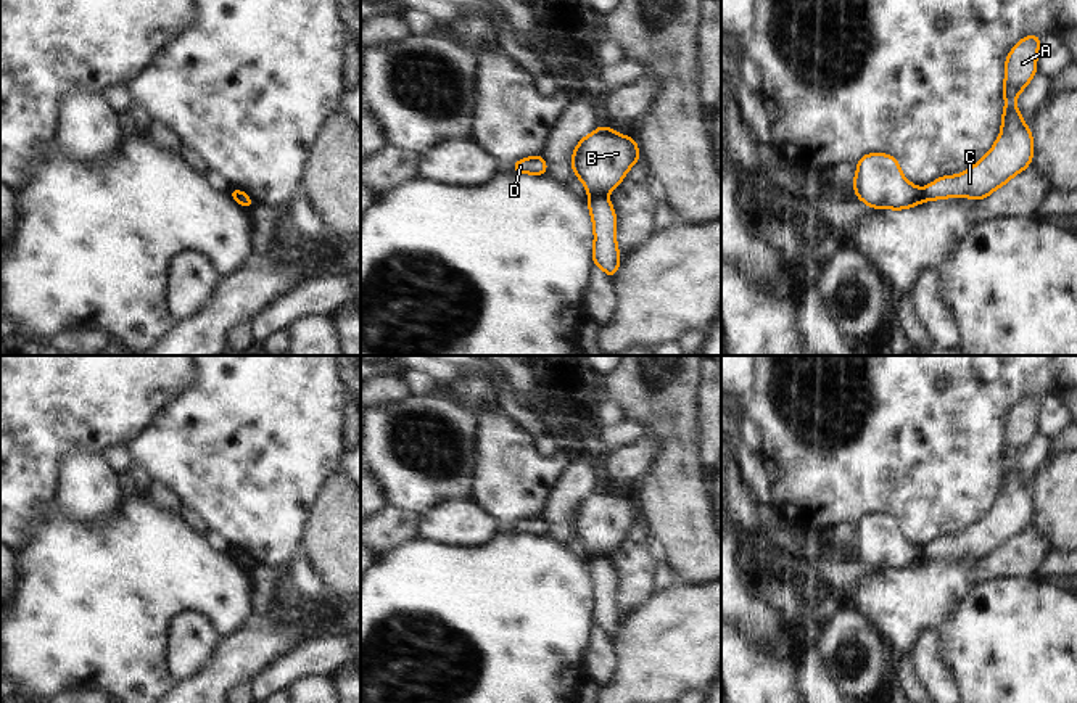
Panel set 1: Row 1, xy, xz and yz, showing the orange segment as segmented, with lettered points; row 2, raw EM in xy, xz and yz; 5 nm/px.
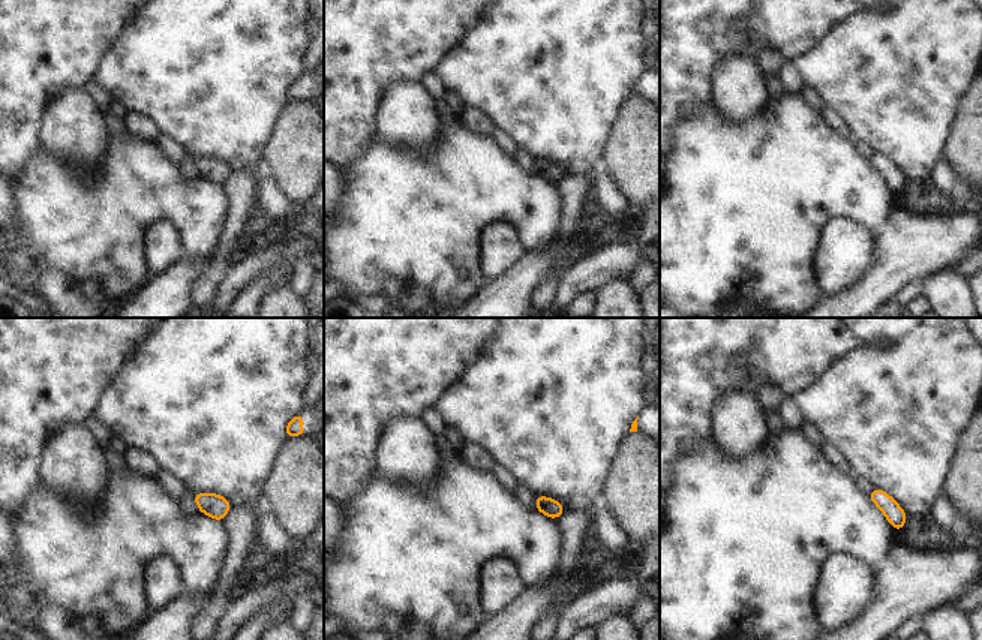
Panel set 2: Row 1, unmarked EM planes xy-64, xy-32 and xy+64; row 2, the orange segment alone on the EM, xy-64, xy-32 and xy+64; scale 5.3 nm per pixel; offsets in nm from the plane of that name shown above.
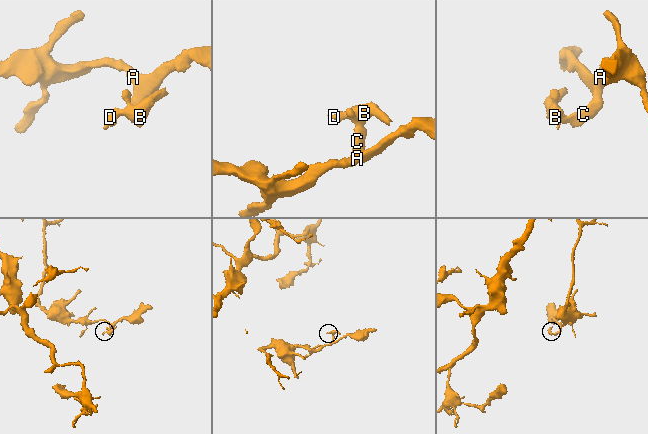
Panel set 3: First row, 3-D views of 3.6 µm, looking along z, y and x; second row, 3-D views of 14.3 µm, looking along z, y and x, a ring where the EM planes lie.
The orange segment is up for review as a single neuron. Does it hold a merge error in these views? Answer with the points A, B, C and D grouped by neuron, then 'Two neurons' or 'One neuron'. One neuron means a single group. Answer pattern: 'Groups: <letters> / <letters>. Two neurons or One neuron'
Groups: A C / B D. Two neurons

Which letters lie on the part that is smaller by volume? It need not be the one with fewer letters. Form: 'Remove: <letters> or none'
Remove: B, D

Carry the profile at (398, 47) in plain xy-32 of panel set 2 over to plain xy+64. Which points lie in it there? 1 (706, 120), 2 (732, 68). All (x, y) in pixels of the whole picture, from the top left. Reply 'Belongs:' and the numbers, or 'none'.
Belongs: none

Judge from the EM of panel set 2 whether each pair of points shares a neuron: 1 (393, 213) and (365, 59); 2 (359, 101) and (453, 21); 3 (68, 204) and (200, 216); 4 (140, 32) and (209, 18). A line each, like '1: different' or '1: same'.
1: different
2: same
3: same
4: same

